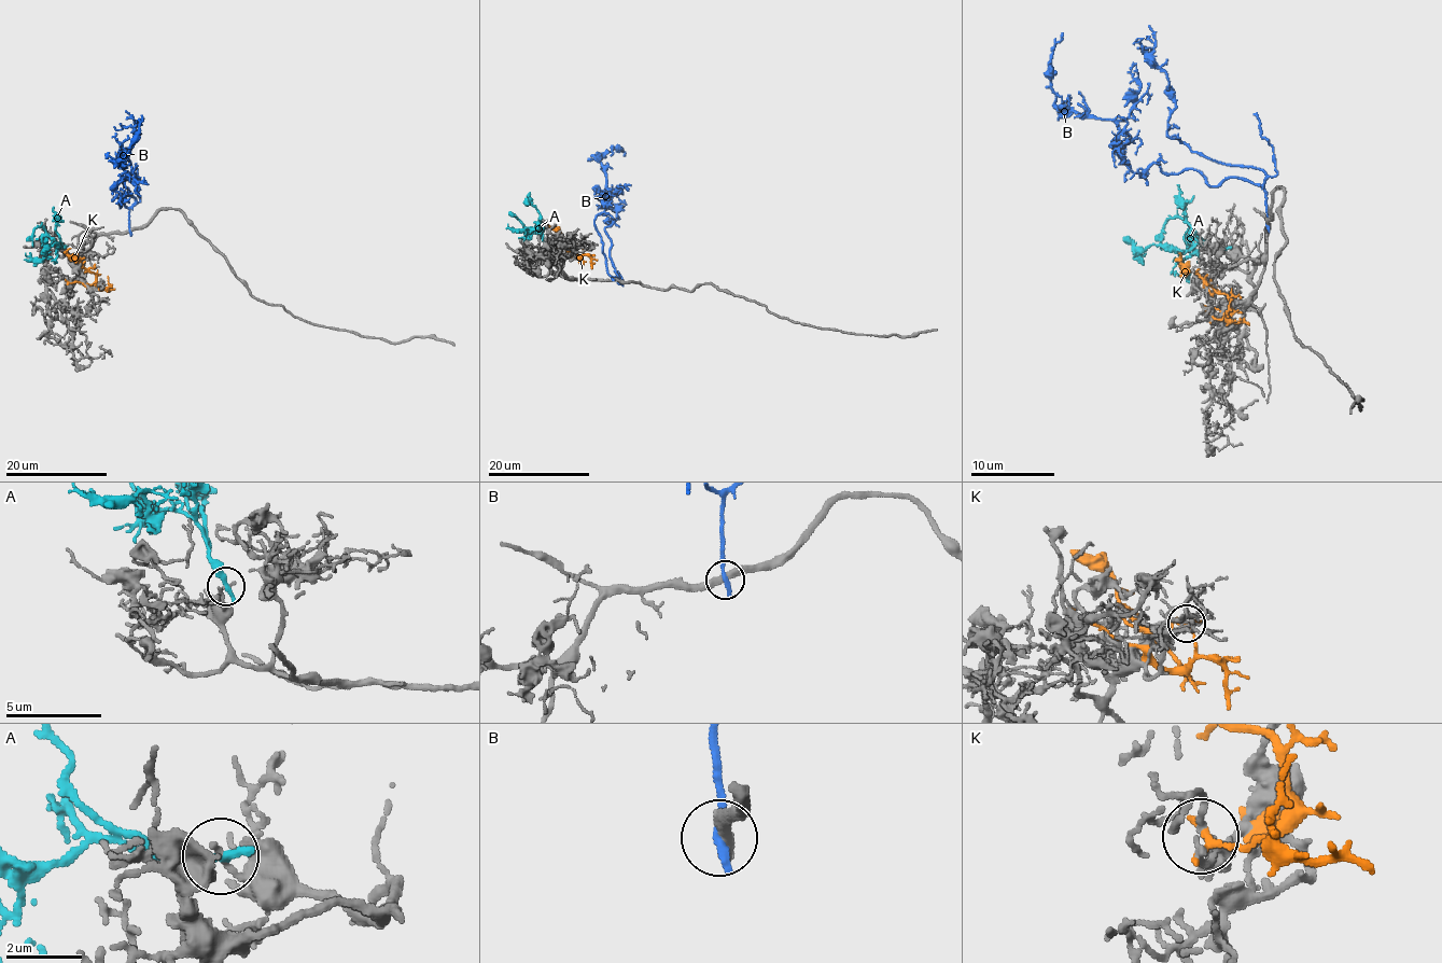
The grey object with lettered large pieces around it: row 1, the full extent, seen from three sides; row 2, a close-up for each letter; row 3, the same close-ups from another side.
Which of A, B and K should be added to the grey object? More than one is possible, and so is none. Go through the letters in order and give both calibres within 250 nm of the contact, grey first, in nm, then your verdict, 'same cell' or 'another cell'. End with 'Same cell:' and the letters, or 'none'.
A: 160 nm thick on the grey side, 360 nm on the other; another cell
B: 360 nm thick on the grey side, 280 nm on the other; another cell
K: 160 nm thick on the grey side, 240 nm on the other; another cell
Same cell: none

